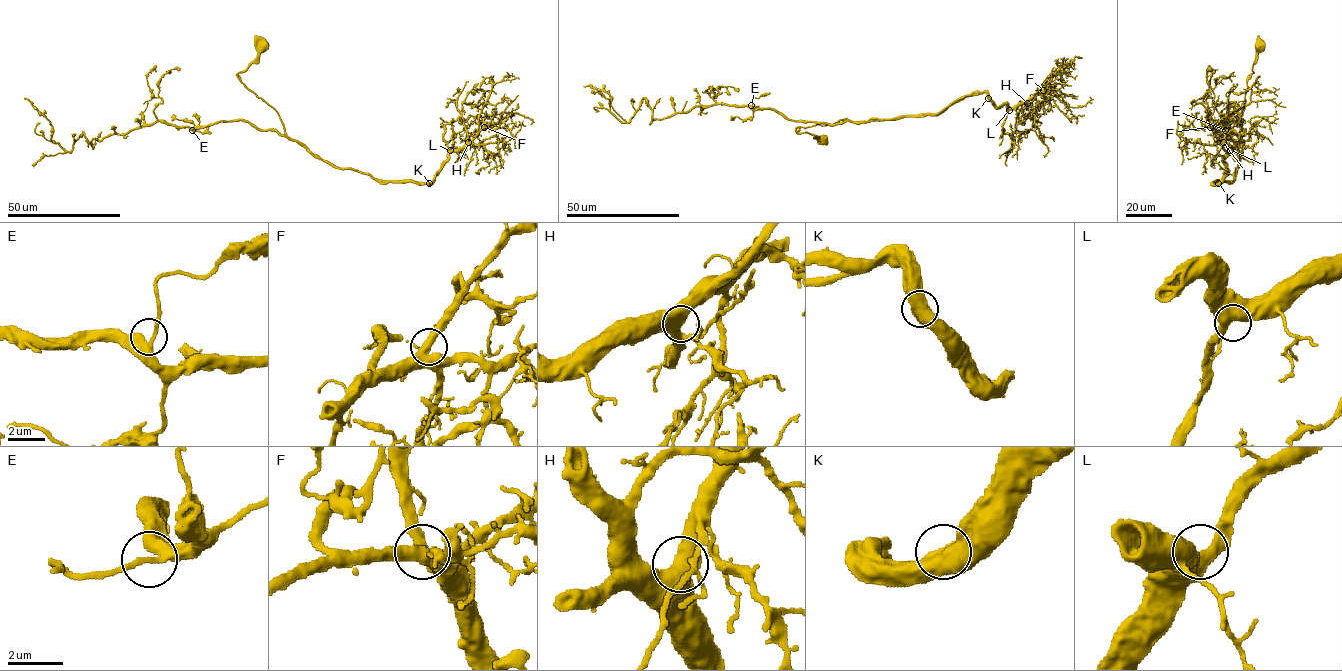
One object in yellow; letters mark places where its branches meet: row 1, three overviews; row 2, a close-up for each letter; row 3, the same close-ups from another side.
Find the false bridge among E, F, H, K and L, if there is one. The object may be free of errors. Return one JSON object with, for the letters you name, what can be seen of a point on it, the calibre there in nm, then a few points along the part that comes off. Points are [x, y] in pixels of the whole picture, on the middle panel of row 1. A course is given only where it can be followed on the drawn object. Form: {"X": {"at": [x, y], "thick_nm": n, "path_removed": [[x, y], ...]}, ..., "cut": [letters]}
{"cut": []}

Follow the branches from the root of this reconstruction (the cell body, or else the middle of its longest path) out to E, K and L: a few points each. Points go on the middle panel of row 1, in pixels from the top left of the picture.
E: (823, 138), (797, 131), (846, 119), (836, 124), (792, 121), (775, 111), (751, 105)
K: (823, 138), (797, 131), (845, 118), (871, 121), (938, 114), (965, 96), (986, 92), (989, 98)
L: (823, 138), (797, 131), (845, 118), (938, 114), (965, 96), (983, 92), (1009, 110)

